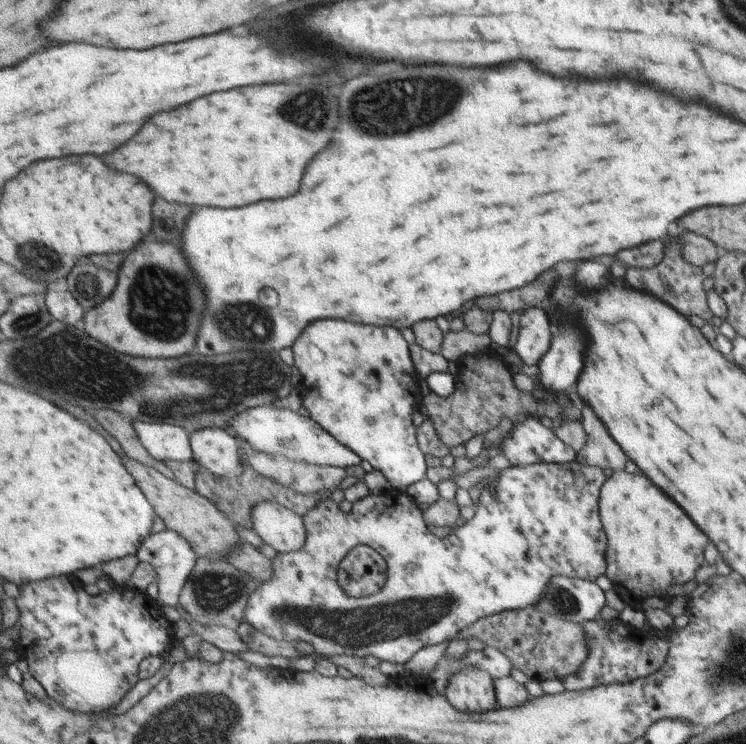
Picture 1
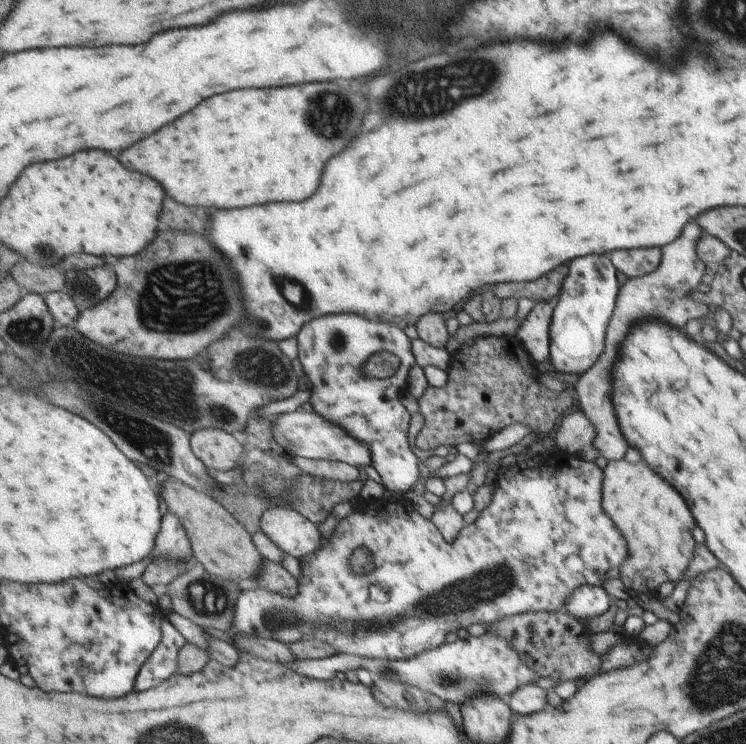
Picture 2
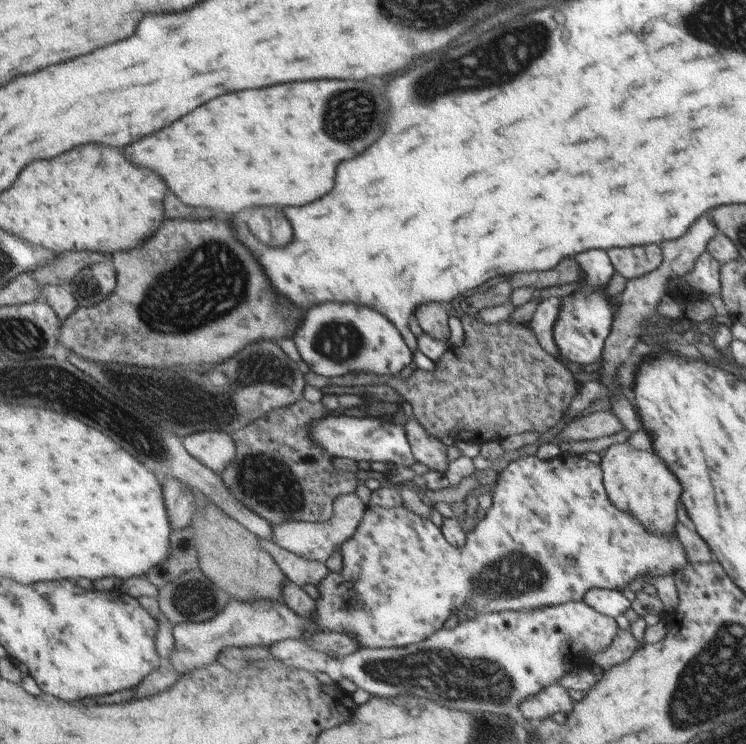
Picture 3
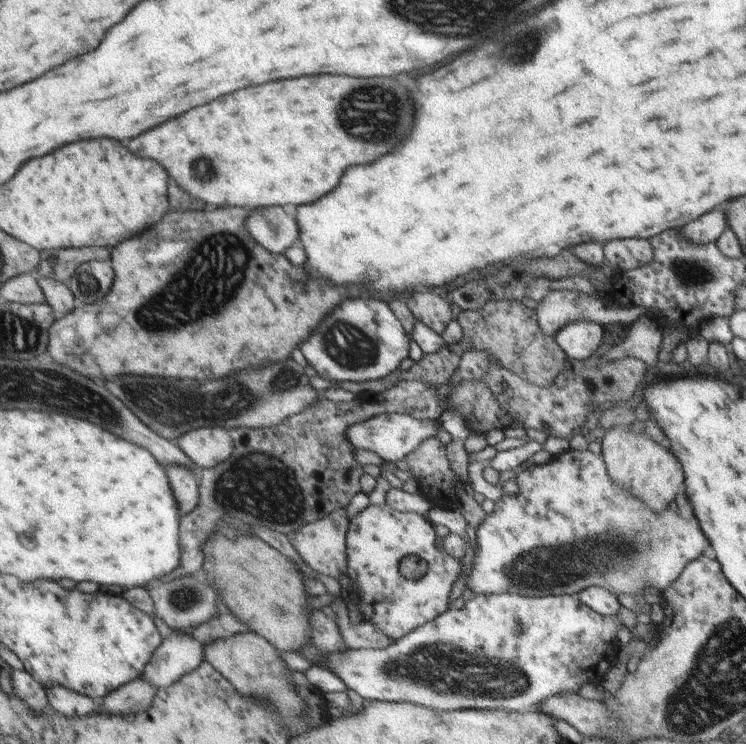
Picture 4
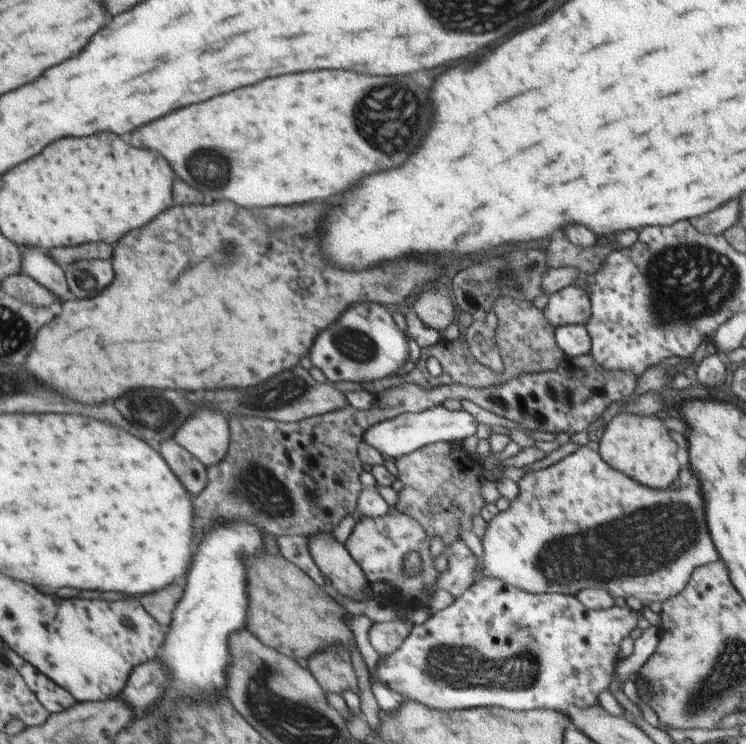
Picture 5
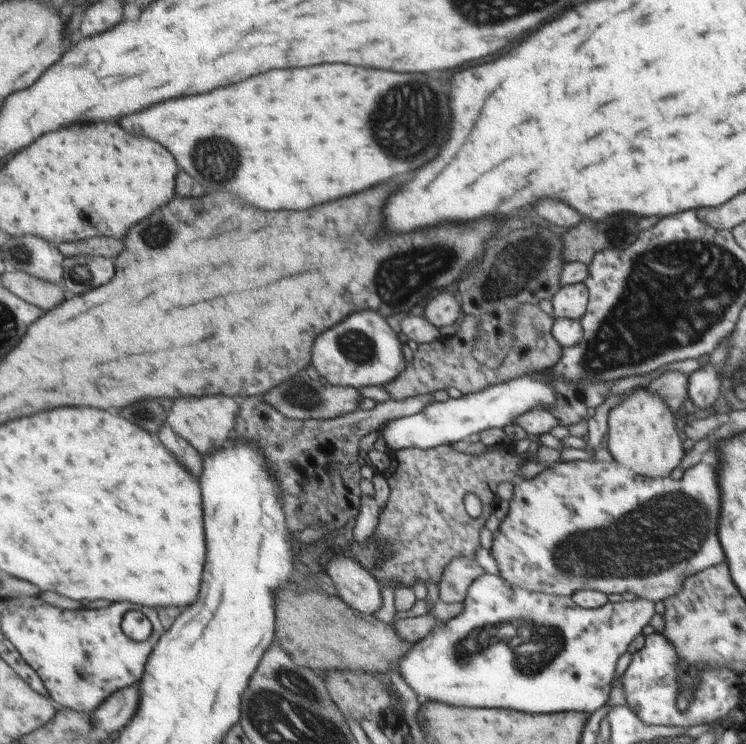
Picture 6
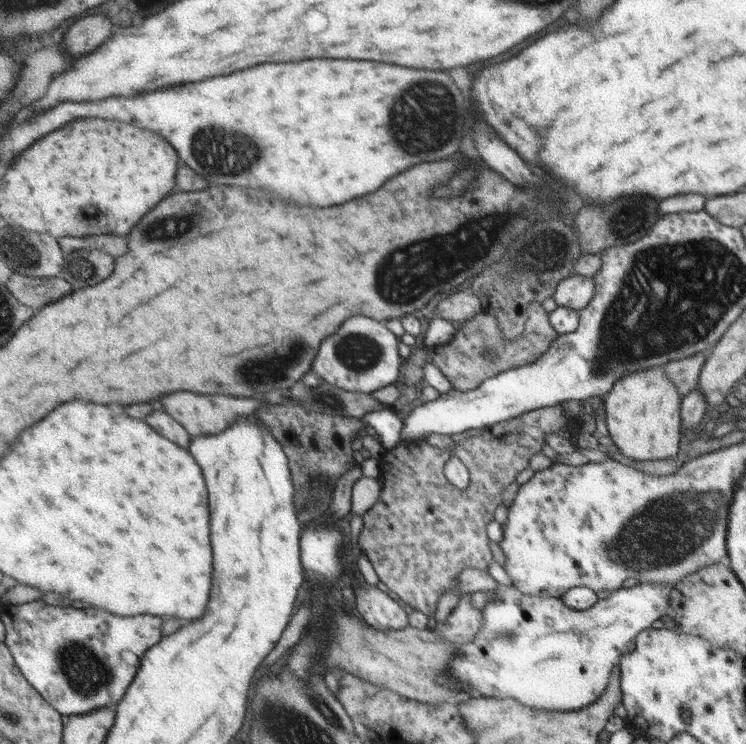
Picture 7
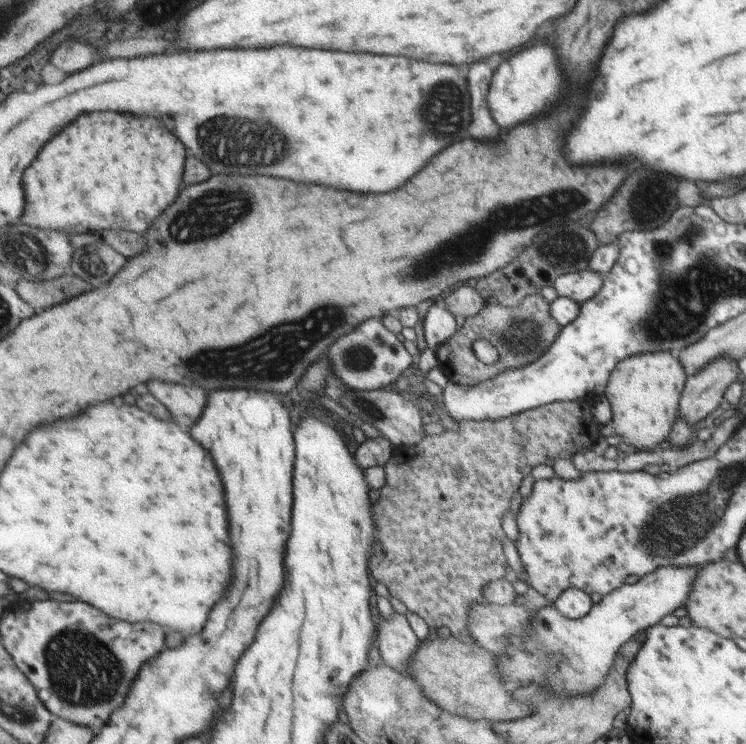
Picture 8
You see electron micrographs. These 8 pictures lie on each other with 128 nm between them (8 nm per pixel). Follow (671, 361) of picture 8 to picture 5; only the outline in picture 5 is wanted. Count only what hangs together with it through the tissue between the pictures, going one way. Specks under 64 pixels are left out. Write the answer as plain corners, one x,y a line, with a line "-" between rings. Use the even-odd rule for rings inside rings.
618,413
605,426
599,442
599,453
608,464
616,464
616,470
631,476
638,484
654,488
668,488
678,472
680,464
676,458
678,446
670,438
666,424
656,415
638,416
637,414

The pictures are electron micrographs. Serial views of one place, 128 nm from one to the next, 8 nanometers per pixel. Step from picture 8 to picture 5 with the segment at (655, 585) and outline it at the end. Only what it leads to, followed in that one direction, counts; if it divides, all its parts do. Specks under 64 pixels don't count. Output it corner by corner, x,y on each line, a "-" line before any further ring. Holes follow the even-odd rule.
486,578
472,583
468,590
465,590
455,602
446,609
437,611
422,624
412,625
412,628
404,638
404,642
386,658
379,658
377,667
374,670
375,677
389,689
396,691
404,699
413,700
420,704
425,704
433,709
441,711
455,711
466,708
486,708
486,706
502,706
510,708
513,711
532,711
532,710
556,710
566,713
568,706
580,706
588,708
598,704
598,696
608,690
616,666
616,656
620,652
620,642
626,638
636,628
641,611
632,610
629,607
619,608
614,606
610,610
595,610
586,608
580,602
577,595
566,595
562,593
544,593
534,594
524,592
519,588
506,584
503,580
497,578

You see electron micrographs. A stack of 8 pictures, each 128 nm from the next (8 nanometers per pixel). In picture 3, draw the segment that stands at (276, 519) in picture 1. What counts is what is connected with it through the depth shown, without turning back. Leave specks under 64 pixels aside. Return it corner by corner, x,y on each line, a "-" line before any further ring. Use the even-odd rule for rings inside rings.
356,493
342,495
337,500
337,516
328,522
312,522
292,520
280,526
274,525
276,542
285,549
291,550
308,560
328,562
336,550
342,549
344,542
356,532
360,526
364,512
369,505
364,504

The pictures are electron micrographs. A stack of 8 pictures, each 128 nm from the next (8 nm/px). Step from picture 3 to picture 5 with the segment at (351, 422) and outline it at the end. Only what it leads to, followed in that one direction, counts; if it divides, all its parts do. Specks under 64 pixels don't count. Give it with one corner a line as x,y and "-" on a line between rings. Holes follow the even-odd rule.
436,406
436,408
429,408
424,412
402,413
400,416
390,420
378,422
378,424
370,426
364,432
362,441
368,442
380,454
386,454
390,458
398,459
403,454
410,454
410,452
430,444
453,442
454,440
460,442
460,440
476,434
478,425
479,423
476,418
464,409
450,412
450,410
446,410
443,406

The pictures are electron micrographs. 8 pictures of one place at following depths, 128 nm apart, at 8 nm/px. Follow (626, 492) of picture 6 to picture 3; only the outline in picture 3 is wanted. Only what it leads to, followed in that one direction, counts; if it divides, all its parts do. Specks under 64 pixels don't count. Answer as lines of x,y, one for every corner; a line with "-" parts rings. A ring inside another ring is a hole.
562,453
552,460
547,460
538,455
522,457
519,460
512,460
502,472
497,475
497,480
493,492
493,505
486,510
484,518
474,526
474,530
466,531
465,543
462,548
456,547
453,543
449,543
443,535
443,529
440,524
434,524
428,516
420,516
410,511
406,507
398,506
394,508
385,509
384,507
369,505
364,512
364,518
360,522
360,526
356,532
344,542
343,551
343,570
341,572
330,572
329,576
322,582
320,591
321,596
317,599
318,614
316,617
307,617
300,612
296,612
292,607
283,602
262,602
262,604
244,604
238,600
232,601
228,608
214,620
210,622
196,623
196,622
180,622
174,629
174,636
176,636
176,650
168,659
166,666
175,665
178,670
192,672
194,668
206,666
216,662
220,652
223,652
230,646
235,647
272,647
280,641
285,640
308,640
312,633
331,630
332,632
345,632
356,640
356,644
362,648
404,648
410,644
424,642
428,640
432,634
440,632
444,626
444,622
452,620
452,616
458,616
458,611
463,608
467,611
473,610
476,614
486,614
486,612
508,612
508,610
534,610
534,608
544,608
544,606
558,606
559,604
566,604
566,602
580,602
583,600
583,595
595,588
608,588
608,590
620,591
625,588
630,582
644,578
644,576
674,576
676,571
682,571
688,563
688,554
684,550
684,546
678,540
675,533
674,536
658,536
648,532
634,516
620,512
606,496
604,484
602,484
602,470
600,464
595,464
588,461
585,455
571,455

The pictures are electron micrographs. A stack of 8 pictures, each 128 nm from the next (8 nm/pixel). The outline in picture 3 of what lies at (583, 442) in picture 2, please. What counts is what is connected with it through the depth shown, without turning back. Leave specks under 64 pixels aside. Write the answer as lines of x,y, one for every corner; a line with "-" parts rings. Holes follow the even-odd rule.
596,410
586,416
573,418
558,434
562,442
574,443
579,441
596,440
604,436
618,434
624,428
620,420
616,420
610,410

